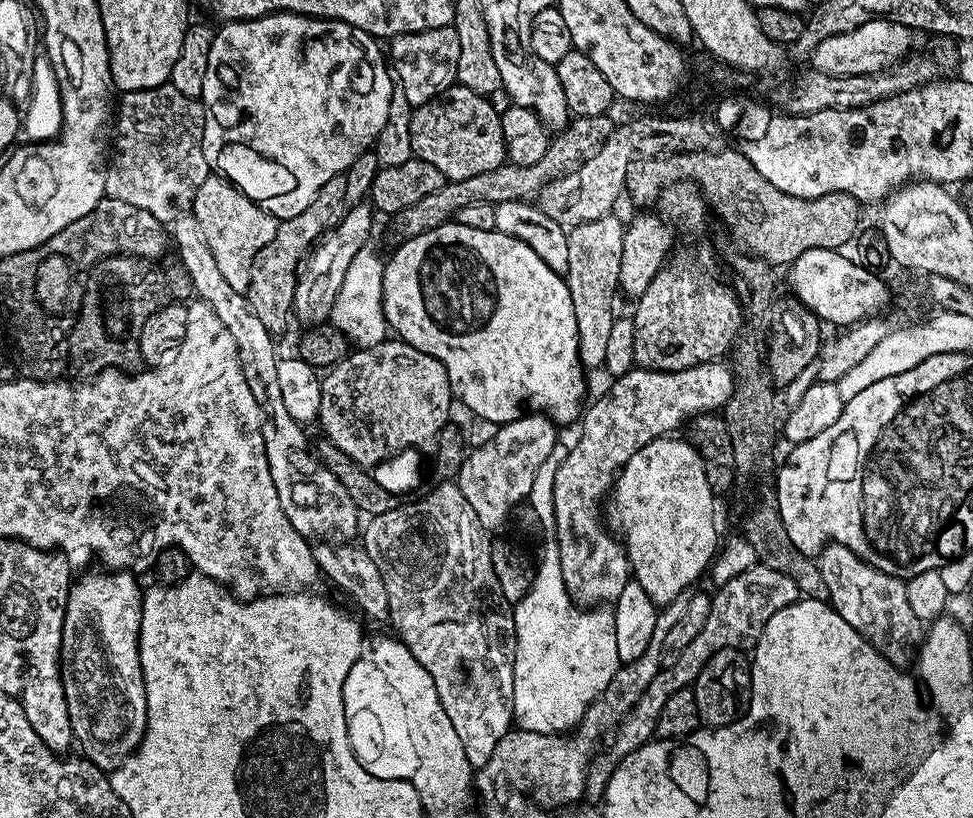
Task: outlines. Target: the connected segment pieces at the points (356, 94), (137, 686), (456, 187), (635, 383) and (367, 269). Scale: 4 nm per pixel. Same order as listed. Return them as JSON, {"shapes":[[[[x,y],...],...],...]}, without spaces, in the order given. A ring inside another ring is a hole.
{"shapes":[[[[273,12],[271,16],[259,16],[257,20],[233,20],[219,25],[212,37],[210,46],[210,62],[206,66],[206,82],[202,101],[205,114],[205,137],[202,138],[202,149],[205,150],[206,162],[217,176],[223,176],[229,184],[233,184],[242,194],[246,194],[255,204],[265,208],[277,221],[294,218],[294,214],[302,214],[310,202],[330,182],[330,178],[347,173],[362,153],[375,145],[382,126],[386,126],[386,118],[392,111],[393,73],[386,63],[386,56],[380,53],[377,37],[366,34],[366,30],[358,30],[341,20],[325,20],[318,16],[299,16],[297,12]]],[[[127,570],[117,571],[115,574],[104,574],[108,576],[84,576],[73,583],[68,590],[68,601],[64,611],[62,622],[62,642],[60,643],[60,680],[64,684],[64,697],[66,706],[70,710],[70,726],[75,743],[85,757],[105,770],[118,767],[122,761],[139,748],[144,740],[144,731],[148,725],[148,711],[146,710],[146,686],[142,678],[142,666],[140,665],[140,602],[142,599],[142,587],[135,575]]],[[[611,115],[575,117],[569,121],[567,127],[561,129],[550,141],[547,153],[541,161],[533,166],[518,166],[505,162],[494,170],[483,174],[476,174],[471,178],[447,181],[443,188],[434,191],[429,197],[422,198],[413,206],[406,207],[391,215],[388,230],[397,239],[404,241],[410,237],[436,229],[439,225],[449,223],[458,210],[463,206],[470,206],[470,202],[486,202],[487,204],[501,204],[506,201],[527,200],[533,201],[539,197],[541,190],[550,183],[567,173],[581,167],[582,163],[596,155],[599,148],[613,133],[616,124]]],[[[724,362],[699,364],[677,372],[655,372],[633,367],[631,372],[615,377],[611,383],[605,396],[587,405],[578,424],[580,437],[572,449],[569,447],[565,451],[562,466],[558,466],[558,474],[554,474],[554,539],[560,551],[562,582],[566,582],[566,590],[581,606],[611,605],[630,582],[628,551],[610,531],[602,515],[602,505],[626,462],[652,440],[675,433],[672,431],[680,423],[681,427],[694,416],[712,414],[723,409],[736,390],[736,377],[731,367]]],[[[372,246],[358,250],[358,254],[354,254],[354,262],[350,262],[350,270],[346,270],[346,282],[342,282],[342,290],[338,290],[338,298],[332,307],[331,324],[342,330],[342,334],[347,336],[357,349],[373,348],[383,344],[389,331],[382,306],[385,263],[385,257],[380,257]]]]}

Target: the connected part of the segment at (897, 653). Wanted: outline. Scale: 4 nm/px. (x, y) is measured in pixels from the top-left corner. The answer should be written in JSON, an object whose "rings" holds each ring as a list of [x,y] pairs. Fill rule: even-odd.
{"rings":[[[827,544],[820,552],[818,563],[822,582],[826,582],[828,600],[836,612],[842,614],[842,618],[846,618],[846,622],[850,622],[850,626],[854,626],[854,630],[862,633],[874,646],[874,650],[878,650],[880,655],[888,659],[888,663],[897,666],[908,666],[904,664],[910,663],[911,660],[913,663],[922,643],[922,621],[914,614],[914,610],[910,610],[910,602],[906,602],[905,581],[870,566],[865,560],[858,558],[858,554],[854,554],[854,550],[841,544]]]}

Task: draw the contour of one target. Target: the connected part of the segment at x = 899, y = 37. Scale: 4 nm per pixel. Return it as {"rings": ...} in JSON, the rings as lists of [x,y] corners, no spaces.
{"rings":[[[877,18],[858,26],[850,33],[835,34],[818,44],[811,55],[810,64],[813,69],[824,74],[846,75],[874,75],[877,72],[889,71],[899,65],[913,51],[913,29],[904,24],[895,24],[892,20]]]}

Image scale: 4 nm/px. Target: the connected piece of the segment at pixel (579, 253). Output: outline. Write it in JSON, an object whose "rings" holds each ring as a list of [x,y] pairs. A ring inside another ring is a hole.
{"rings":[[[616,214],[598,218],[594,222],[575,225],[568,232],[570,262],[566,279],[570,298],[574,302],[574,322],[578,322],[578,354],[585,369],[603,369],[610,326],[614,319],[612,299],[618,296],[622,242],[626,224]]]}

